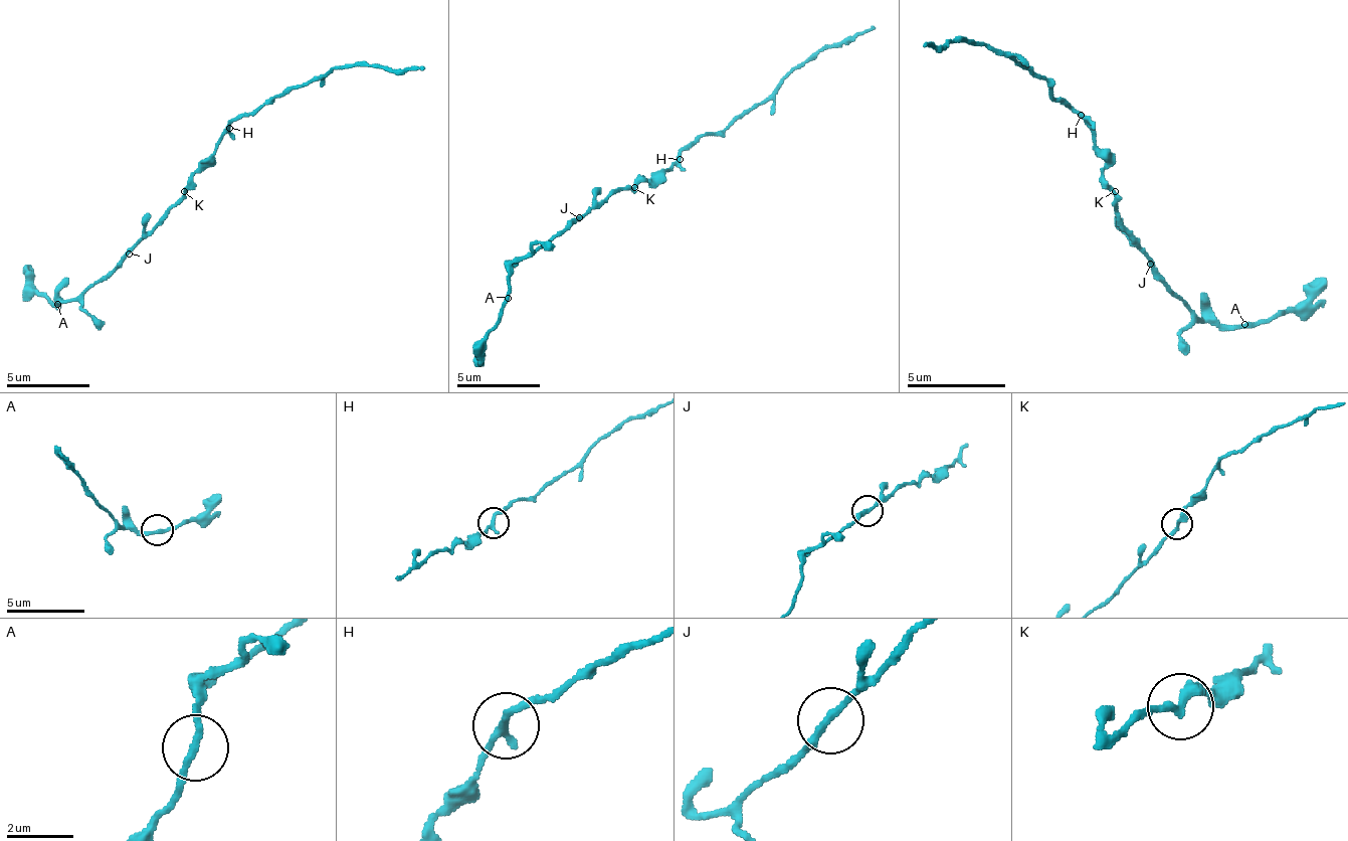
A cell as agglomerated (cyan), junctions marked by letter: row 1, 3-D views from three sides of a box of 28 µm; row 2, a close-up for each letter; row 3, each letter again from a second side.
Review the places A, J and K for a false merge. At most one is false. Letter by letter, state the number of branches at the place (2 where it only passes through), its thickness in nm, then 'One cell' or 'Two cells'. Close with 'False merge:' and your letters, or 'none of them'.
A: Branches: 2. Thickness 200 nm. One cell
J: Branches: 2. Thickness 220 nm. One cell
K: Branches: 2. Thickness 280 nm. One cell
False merge: none of them

